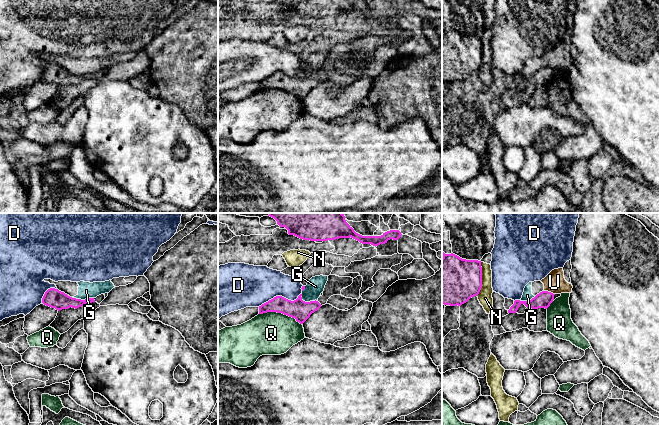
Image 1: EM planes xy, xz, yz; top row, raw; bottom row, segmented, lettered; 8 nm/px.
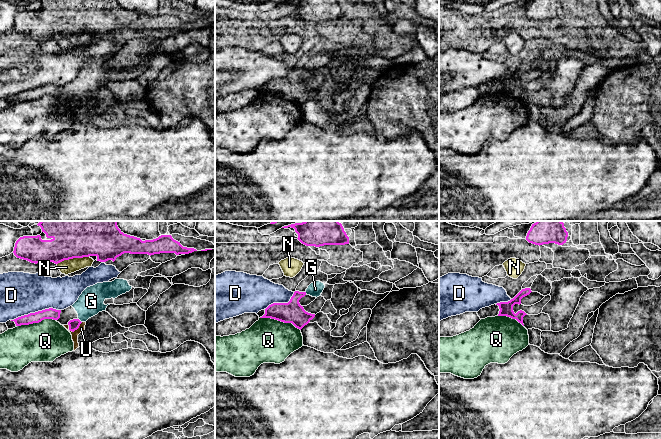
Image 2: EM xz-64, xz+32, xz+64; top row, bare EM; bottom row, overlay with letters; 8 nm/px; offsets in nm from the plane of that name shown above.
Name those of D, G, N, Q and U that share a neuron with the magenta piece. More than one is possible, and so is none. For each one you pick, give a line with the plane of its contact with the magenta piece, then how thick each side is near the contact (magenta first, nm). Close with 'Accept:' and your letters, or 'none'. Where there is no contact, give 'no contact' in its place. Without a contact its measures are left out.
Accept: none

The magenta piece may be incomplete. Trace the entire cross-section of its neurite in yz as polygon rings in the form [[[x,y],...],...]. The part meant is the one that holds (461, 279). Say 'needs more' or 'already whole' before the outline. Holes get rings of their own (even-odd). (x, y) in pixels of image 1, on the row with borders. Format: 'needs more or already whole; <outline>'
already whole; [[[451,253],[442,257],[442,303],[461,306],[482,288],[481,261],[466,260]]]

